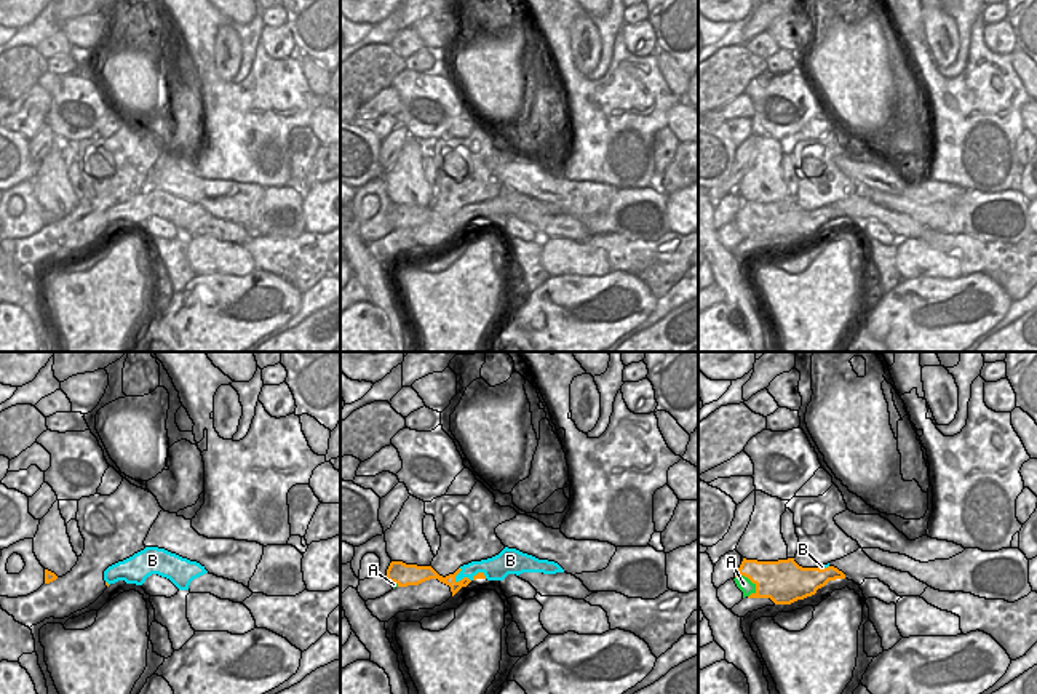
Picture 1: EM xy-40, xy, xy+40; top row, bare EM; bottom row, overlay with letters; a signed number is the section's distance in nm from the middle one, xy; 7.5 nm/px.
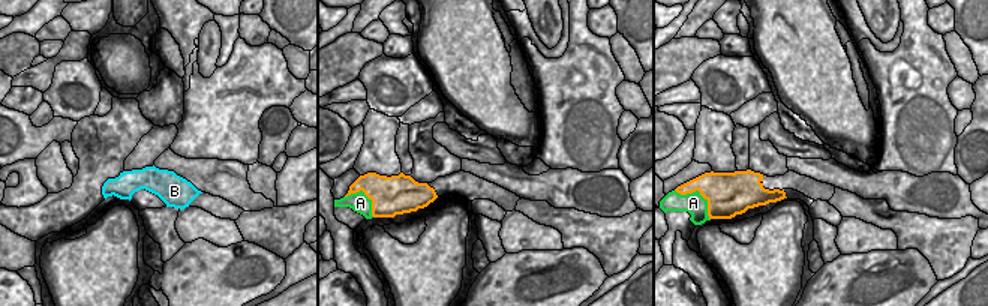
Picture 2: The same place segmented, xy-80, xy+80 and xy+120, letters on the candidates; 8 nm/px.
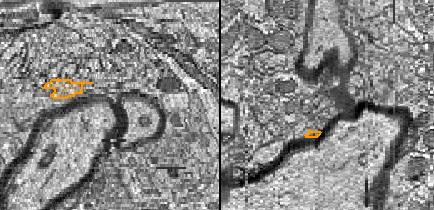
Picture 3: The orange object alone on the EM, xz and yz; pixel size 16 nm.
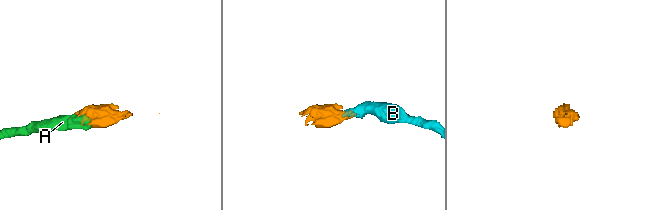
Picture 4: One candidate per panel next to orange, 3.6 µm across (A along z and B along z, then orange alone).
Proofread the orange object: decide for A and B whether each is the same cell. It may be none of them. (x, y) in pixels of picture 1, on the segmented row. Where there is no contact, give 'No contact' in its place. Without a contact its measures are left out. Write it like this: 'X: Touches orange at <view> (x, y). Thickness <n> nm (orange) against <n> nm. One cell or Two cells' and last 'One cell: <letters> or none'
A: Touches orange at xy+40 (748, 578). Thickness 320 nm (orange) against 100 nm. Two cells
B: Touches orange at xy (468, 579). Thickness 80 nm (orange) against 190 nm. Two cells
One cell: none.

